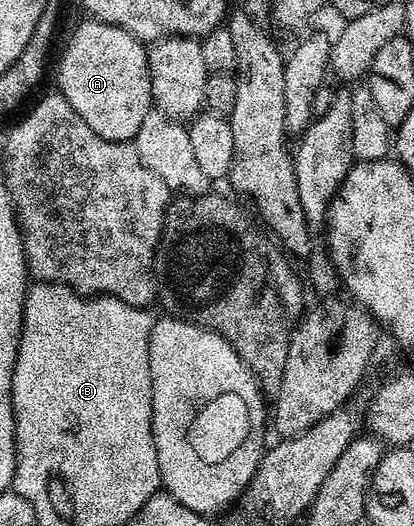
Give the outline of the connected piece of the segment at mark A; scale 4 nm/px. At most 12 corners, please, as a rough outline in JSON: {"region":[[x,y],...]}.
{"region":[[84,18],[61,48],[58,94],[105,141],[153,110],[148,48]]}

